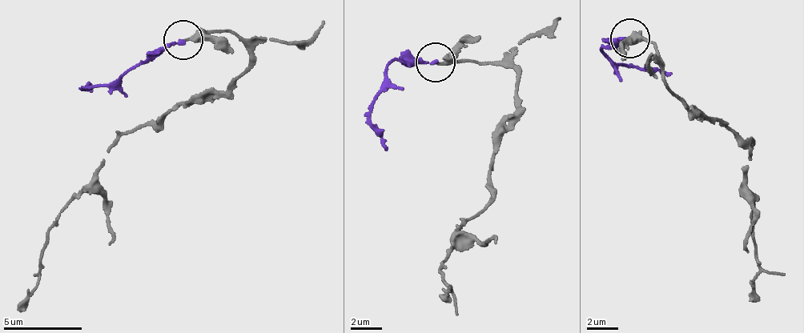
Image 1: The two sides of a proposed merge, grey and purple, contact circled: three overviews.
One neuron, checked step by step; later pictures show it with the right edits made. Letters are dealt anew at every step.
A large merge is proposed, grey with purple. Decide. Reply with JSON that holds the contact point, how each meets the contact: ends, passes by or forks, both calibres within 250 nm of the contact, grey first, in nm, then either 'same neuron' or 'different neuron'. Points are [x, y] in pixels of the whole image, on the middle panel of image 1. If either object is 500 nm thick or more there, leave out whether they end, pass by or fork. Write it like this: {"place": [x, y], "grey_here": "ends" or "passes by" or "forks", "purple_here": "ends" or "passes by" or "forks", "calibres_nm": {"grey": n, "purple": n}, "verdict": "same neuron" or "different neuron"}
{"place": [435, 62], "grey_here": "ends", "purple_here": "ends", "calibres_nm": {"grey": 240, "purple": 180}, "verdict": "same neuron"}

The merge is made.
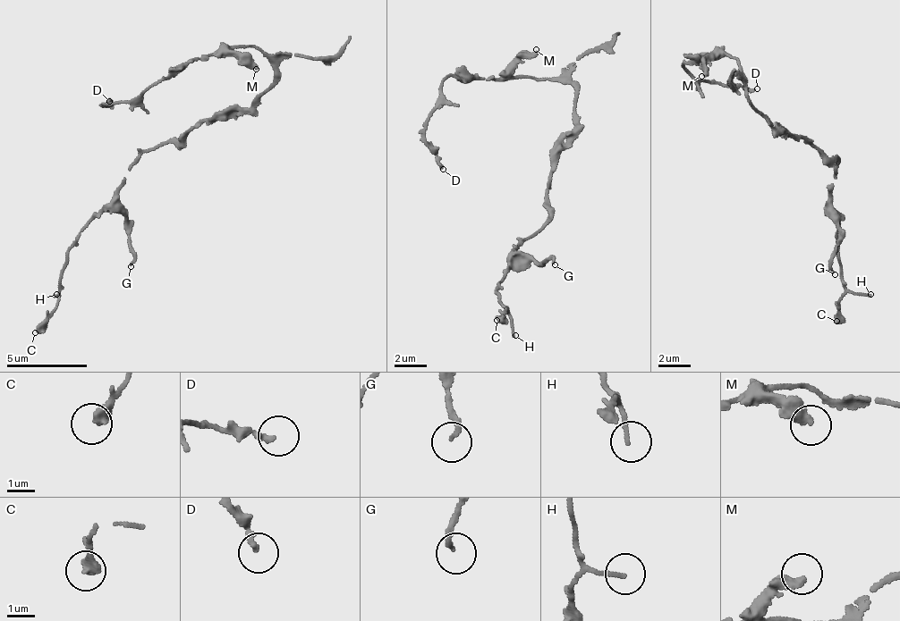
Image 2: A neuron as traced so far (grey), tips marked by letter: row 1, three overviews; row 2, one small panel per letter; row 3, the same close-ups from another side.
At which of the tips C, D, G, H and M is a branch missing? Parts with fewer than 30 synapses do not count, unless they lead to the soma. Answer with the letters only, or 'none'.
G

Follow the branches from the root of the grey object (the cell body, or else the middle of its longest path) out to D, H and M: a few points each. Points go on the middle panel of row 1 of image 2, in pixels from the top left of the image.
D: (564, 149), (572, 86), (451, 77), (426, 130), (443, 169)
H: (564, 149), (541, 230), (519, 239), (513, 247), (519, 252), (498, 281), (496, 293), (515, 335)
M: (564, 149), (573, 125), (576, 96), (572, 86), (522, 79), (514, 71), (514, 63), (536, 49)

